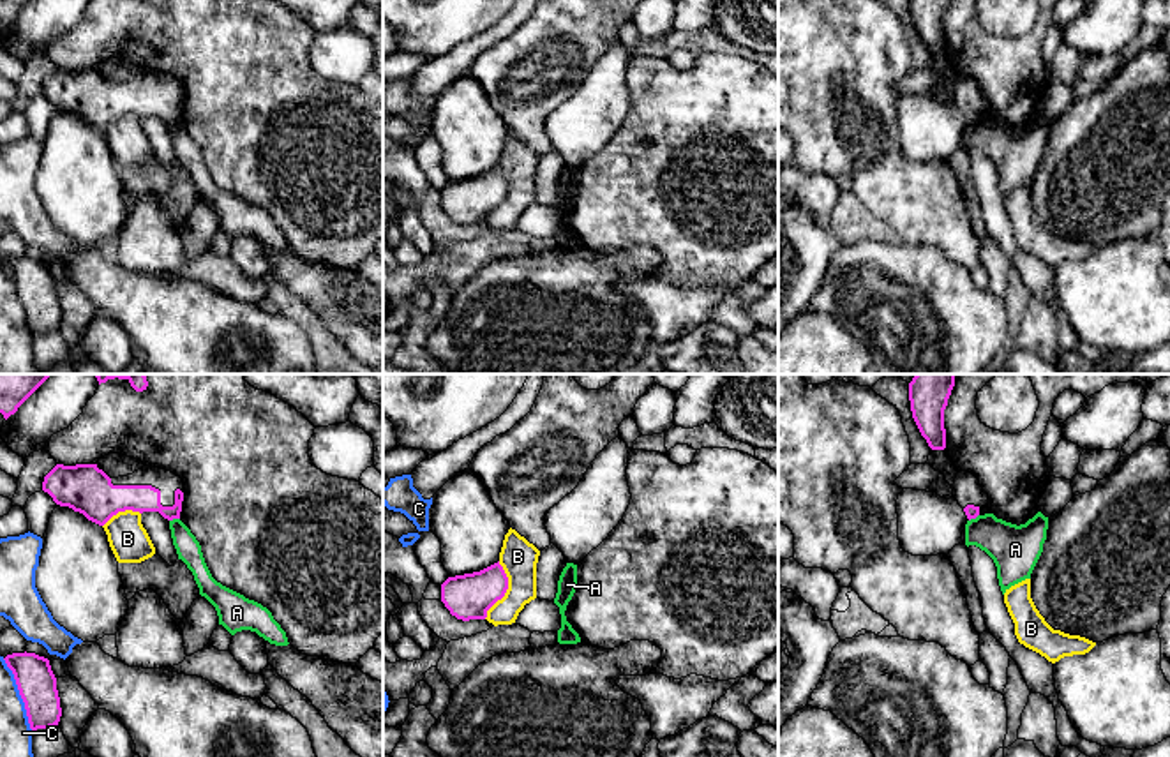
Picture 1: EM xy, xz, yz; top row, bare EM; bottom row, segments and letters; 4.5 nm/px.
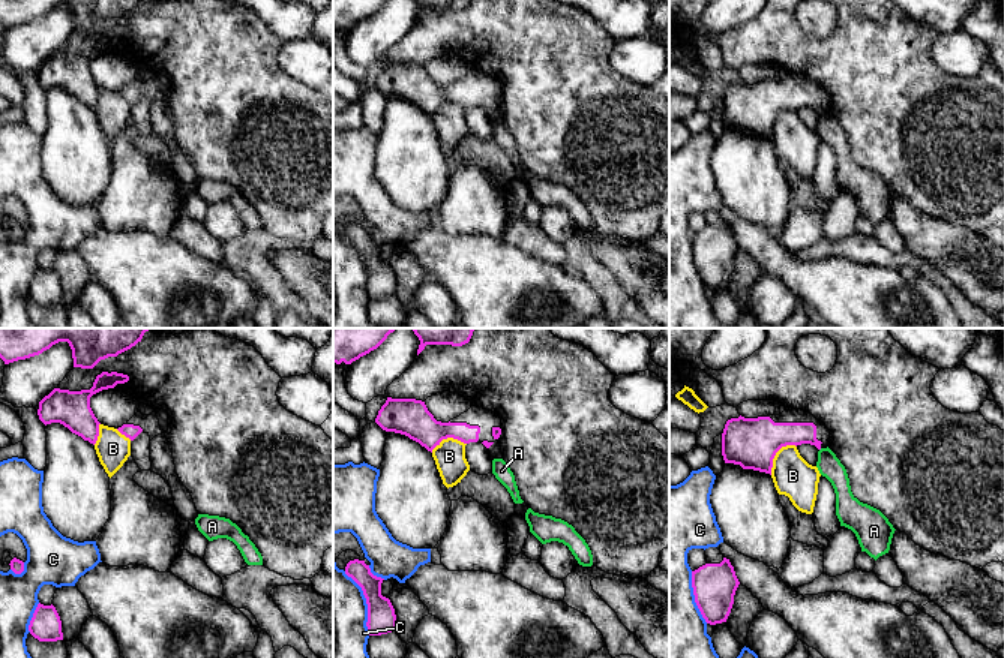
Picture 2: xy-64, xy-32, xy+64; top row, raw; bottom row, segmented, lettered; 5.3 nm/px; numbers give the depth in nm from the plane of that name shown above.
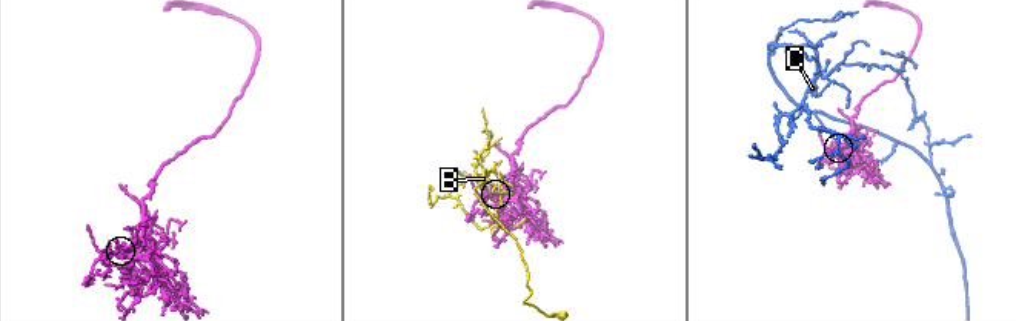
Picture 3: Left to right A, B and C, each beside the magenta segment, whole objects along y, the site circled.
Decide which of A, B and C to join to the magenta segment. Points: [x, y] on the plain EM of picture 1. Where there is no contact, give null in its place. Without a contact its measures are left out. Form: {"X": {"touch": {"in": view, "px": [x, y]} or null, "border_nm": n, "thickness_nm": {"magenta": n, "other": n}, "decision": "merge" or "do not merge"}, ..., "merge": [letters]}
{"A": {"touch": {"in": "xy", "px": [173, 122]}, "border_nm": 50, "thickness_nm": {"magenta": 130, "other": 110}, "decision": "do not merge"}, "B": {"touch": {"in": "xz", "px": [507, 193]}, "border_nm": 280, "thickness_nm": {"magenta": 200, "other": 170}, "decision": "do not merge"}, "C": {"touch": {"in": "xy", "px": [20, 299]}, "border_nm": 360, "thickness_nm": {"magenta": 180, "other": 140}, "decision": "do not merge"}, "merge": []}

